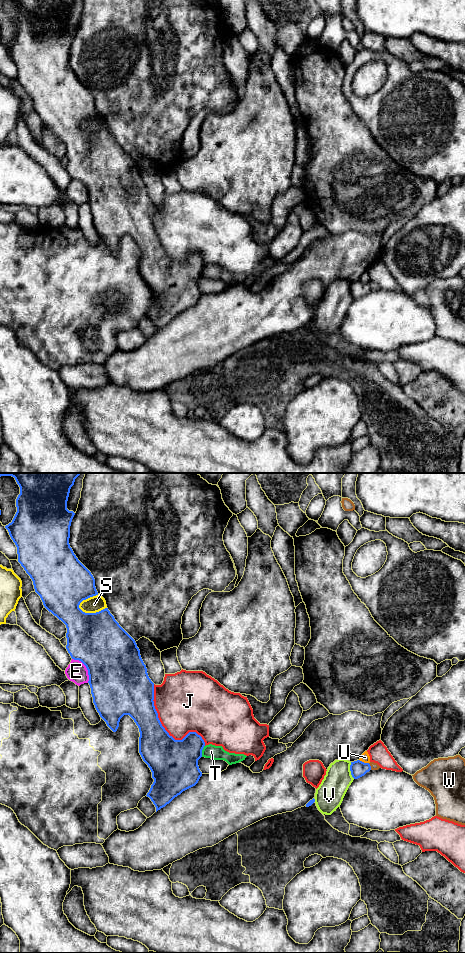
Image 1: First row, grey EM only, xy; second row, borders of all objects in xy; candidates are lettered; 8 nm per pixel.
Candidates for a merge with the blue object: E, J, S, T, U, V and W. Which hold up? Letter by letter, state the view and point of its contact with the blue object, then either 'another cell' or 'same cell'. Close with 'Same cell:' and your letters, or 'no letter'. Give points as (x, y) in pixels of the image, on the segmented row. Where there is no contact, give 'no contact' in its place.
E: xy (86, 667) | another cell
J: xy (164, 729) | another cell
S: xy (92, 613) | another cell
T: xy (201, 751) | another cell
U: xy (363, 762) | another cell
V: xy (350, 770) | another cell
W: xy (370, 766) | another cell
Same cell: no letter

